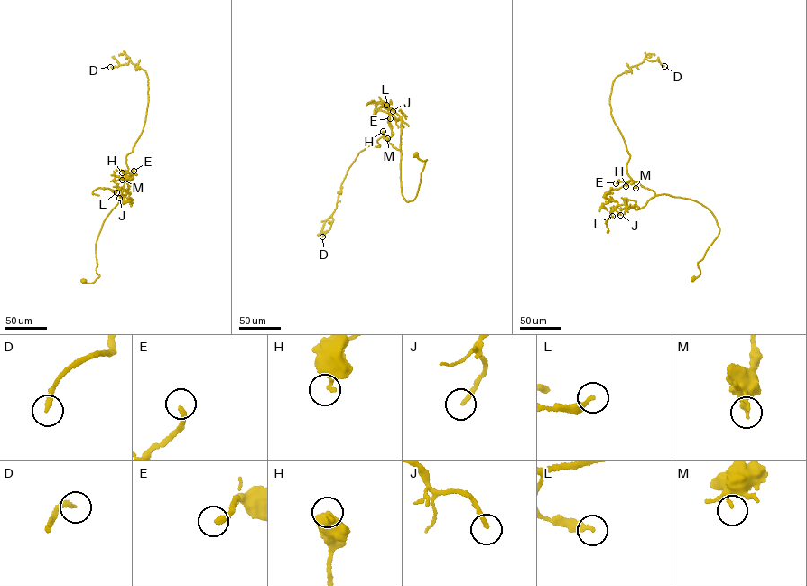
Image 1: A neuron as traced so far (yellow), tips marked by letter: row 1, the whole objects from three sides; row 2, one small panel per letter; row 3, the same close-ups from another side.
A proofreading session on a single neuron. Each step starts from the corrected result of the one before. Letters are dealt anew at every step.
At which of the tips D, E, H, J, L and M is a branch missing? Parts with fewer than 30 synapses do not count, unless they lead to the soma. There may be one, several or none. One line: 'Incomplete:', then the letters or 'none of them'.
Incomplete: D, E

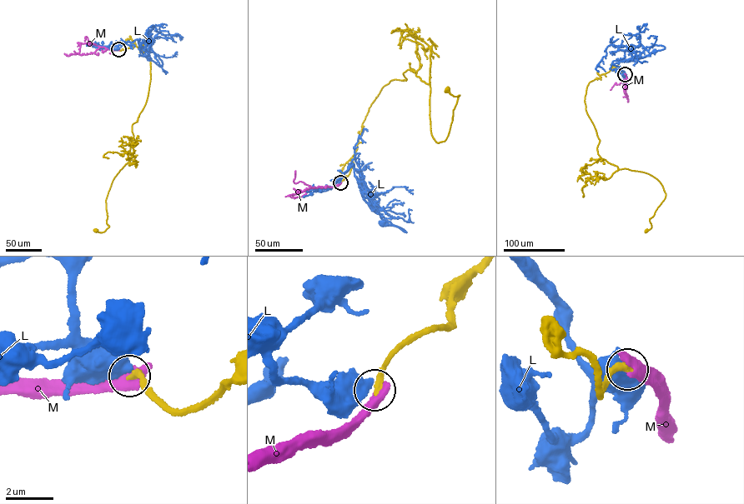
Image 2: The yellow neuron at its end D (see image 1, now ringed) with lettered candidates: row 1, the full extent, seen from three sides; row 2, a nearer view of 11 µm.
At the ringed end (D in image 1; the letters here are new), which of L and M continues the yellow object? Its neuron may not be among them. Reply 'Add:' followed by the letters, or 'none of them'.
Add: none of them

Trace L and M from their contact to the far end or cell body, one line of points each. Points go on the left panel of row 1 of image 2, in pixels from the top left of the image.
L: (118, 49), (118, 45), (139, 38), (138, 49), (149, 49), (149, 52), (158, 56), (162, 66), (148, 57)
M: (119, 49), (101, 47), (86, 54), (68, 56), (64, 53)

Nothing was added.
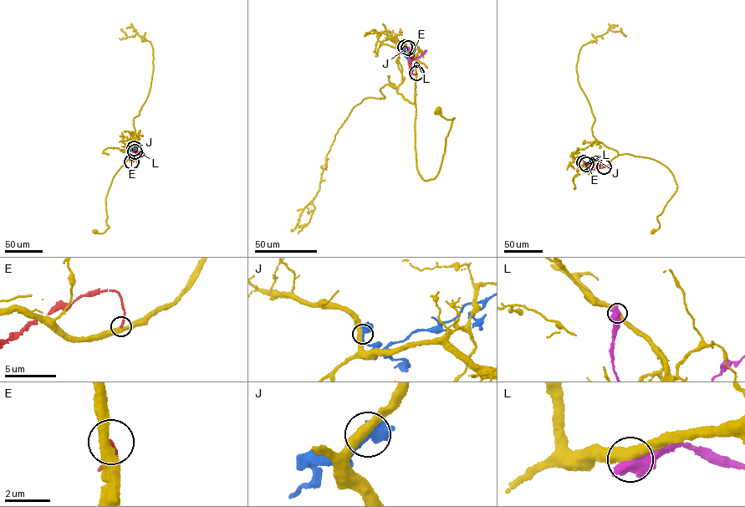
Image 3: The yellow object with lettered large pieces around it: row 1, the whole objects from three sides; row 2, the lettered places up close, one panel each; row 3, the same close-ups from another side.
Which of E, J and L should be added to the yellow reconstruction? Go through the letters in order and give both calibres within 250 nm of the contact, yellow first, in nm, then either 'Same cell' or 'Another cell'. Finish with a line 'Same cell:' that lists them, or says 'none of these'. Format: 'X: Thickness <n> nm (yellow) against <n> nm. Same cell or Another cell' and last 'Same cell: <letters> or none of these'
E: Thickness 420 nm (yellow) against 200 nm. Another cell
J: Thickness 360 nm (yellow) against 360 nm. Another cell
L: Thickness 440 nm (yellow) against 750 nm. Another cell
Same cell: none of these

